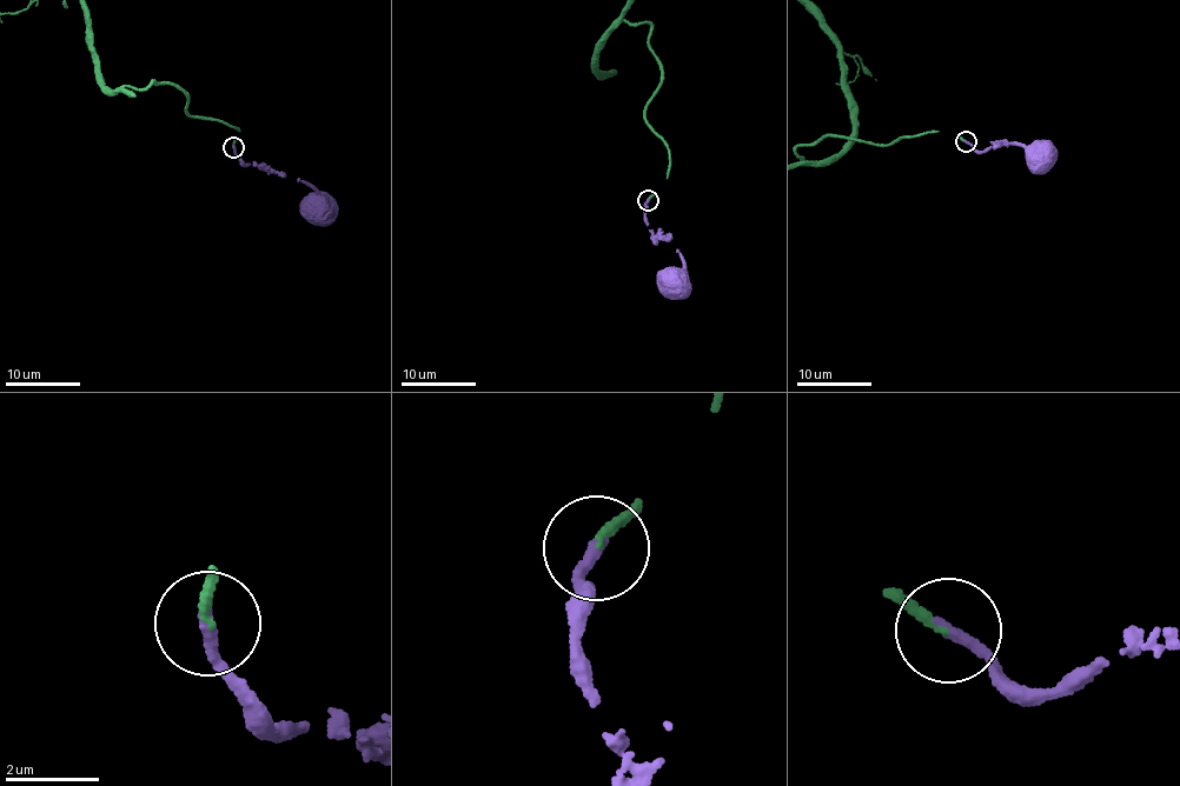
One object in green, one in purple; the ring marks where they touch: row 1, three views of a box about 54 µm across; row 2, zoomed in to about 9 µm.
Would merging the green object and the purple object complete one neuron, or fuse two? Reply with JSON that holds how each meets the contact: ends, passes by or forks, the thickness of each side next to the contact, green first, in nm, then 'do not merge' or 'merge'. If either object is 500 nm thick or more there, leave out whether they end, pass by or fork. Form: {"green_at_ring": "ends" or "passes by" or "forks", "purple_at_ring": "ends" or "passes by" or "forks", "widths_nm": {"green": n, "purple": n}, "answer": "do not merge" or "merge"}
{"green_at_ring": "ends", "purple_at_ring": "ends", "widths_nm": {"green": 220, "purple": 280}, "answer": "merge"}

